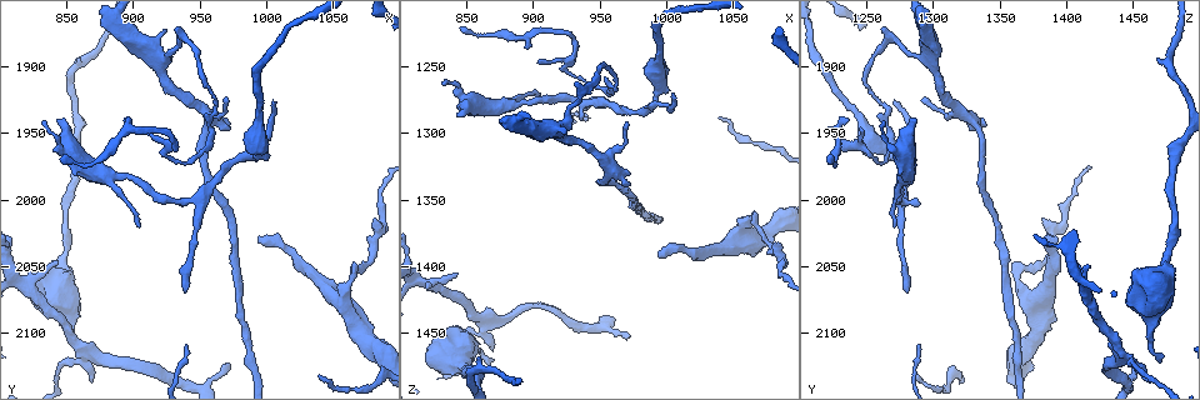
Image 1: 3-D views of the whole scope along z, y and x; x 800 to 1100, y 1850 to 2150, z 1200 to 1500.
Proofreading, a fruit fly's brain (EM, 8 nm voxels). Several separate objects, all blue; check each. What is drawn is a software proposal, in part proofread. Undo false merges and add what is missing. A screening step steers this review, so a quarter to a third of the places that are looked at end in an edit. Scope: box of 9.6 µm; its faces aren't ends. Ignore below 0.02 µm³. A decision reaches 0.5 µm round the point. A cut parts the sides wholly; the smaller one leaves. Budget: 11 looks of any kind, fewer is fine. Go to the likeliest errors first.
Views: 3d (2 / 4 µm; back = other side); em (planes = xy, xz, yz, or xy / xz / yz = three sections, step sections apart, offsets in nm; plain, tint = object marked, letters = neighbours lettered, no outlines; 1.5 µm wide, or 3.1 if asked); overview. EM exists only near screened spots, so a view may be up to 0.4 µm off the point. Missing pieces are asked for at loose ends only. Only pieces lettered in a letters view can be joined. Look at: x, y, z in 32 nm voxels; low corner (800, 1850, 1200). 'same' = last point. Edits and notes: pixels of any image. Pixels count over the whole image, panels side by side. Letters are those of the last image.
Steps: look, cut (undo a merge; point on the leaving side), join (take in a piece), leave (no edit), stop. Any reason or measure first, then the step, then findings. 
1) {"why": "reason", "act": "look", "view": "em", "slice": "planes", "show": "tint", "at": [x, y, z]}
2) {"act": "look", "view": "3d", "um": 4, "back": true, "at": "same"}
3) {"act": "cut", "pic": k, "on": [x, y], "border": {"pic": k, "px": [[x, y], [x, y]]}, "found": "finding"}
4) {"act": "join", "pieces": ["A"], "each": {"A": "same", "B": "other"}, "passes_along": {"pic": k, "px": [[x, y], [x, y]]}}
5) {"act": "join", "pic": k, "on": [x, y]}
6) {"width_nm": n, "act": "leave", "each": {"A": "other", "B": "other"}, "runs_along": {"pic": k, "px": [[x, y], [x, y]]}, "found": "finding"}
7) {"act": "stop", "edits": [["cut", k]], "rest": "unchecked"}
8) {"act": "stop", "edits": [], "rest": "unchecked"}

{"act": "look", "view": "em", "slice": "planes", "show": "letters", "at": [994, 2026, 1392]}

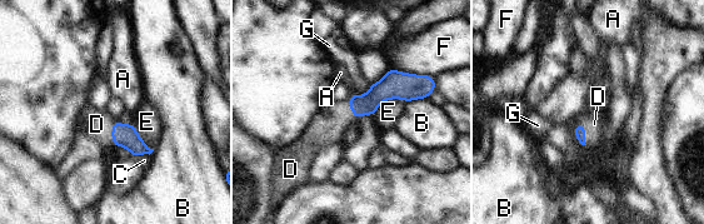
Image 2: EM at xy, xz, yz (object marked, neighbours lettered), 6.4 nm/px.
{"act": "join", "pieces": ["D"], "each": {"A": "other", "B": "other", "C": "other", "D": "same", "E": "other", "F": "other", "G": "other"}, "passes_along": {"pic": 2, "px": [[579, 132], [584, 133], [594, 124]]}, "found": "the neuron continues"}

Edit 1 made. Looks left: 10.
{"why": "an open end", "act": "look", "view": "em", "slice": "xz", "step": 4, "show": "letters", "at": [970, 1946, 1328]}

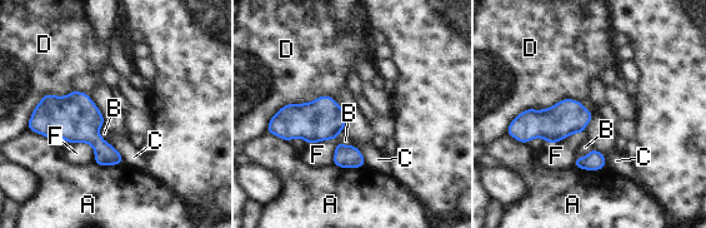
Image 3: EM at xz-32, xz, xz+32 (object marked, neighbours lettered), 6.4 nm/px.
{"act": "leave", "each": {"A": "other", "B": "other", "C": "other", "D": "other", "F": "other"}, "border": {"pic": 3, "px": [[580, 100], [524, 109], [507, 125]]}, "found": "none of them fits"}

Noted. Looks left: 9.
{"why": "an open end", "act": "look", "view": "em", "slice": "xy", "step": 8, "show": "tint", "at": [936, 2002, 1288]}

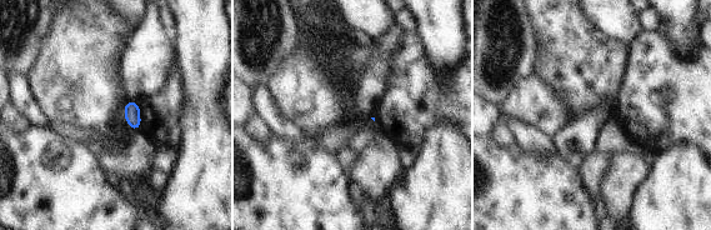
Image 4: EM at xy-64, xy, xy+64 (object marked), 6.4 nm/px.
{"why": "cut it another way", "act": "look", "view": "em", "slice": "planes", "show": "letters", "at": "same"}

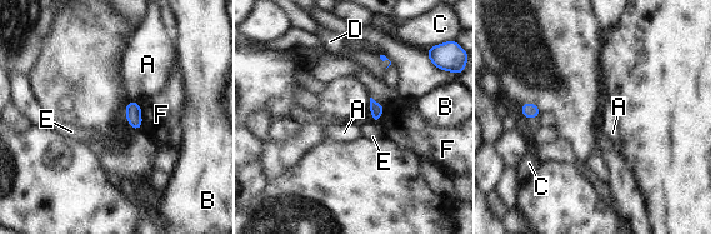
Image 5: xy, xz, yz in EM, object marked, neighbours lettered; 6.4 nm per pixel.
{"act": "leave", "each": {"A": "other", "B": "other", "C": "other", "D": "other", "E": "other", "F": "other"}, "border": {"pic": 5, "px": [[139, 104], [141, 114], [140, 129]]}, "found": "no lettered piece goes on from it"}

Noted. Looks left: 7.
{"why": "sharp bend", "act": "look", "view": "em", "slice": "xz", "step": 4, "show": "tint", "at": [846, 2126, 1452]}

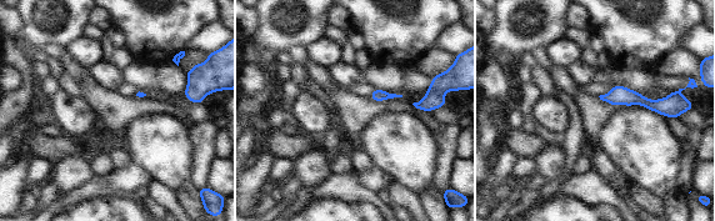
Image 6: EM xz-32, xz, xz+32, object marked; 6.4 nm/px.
{"why": "another direction", "act": "look", "view": "em", "slice": "planes", "show": "letters", "at": "same"}

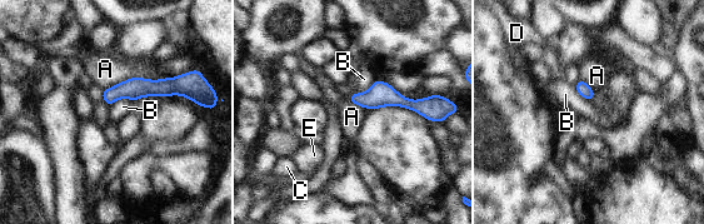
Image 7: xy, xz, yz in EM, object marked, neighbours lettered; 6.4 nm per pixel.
{"act": "leave", "each": {"A": "other", "B": "other", "C": "other", "D": "other", "E": "other"}, "border": {"pic": 7, "px": [[131, 100], [119, 98], [109, 105]]}, "found": "continuous, no second neuron"}

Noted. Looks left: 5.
{"act": "stop", "edits": [["join", 2]], "rest": "unchecked"}

